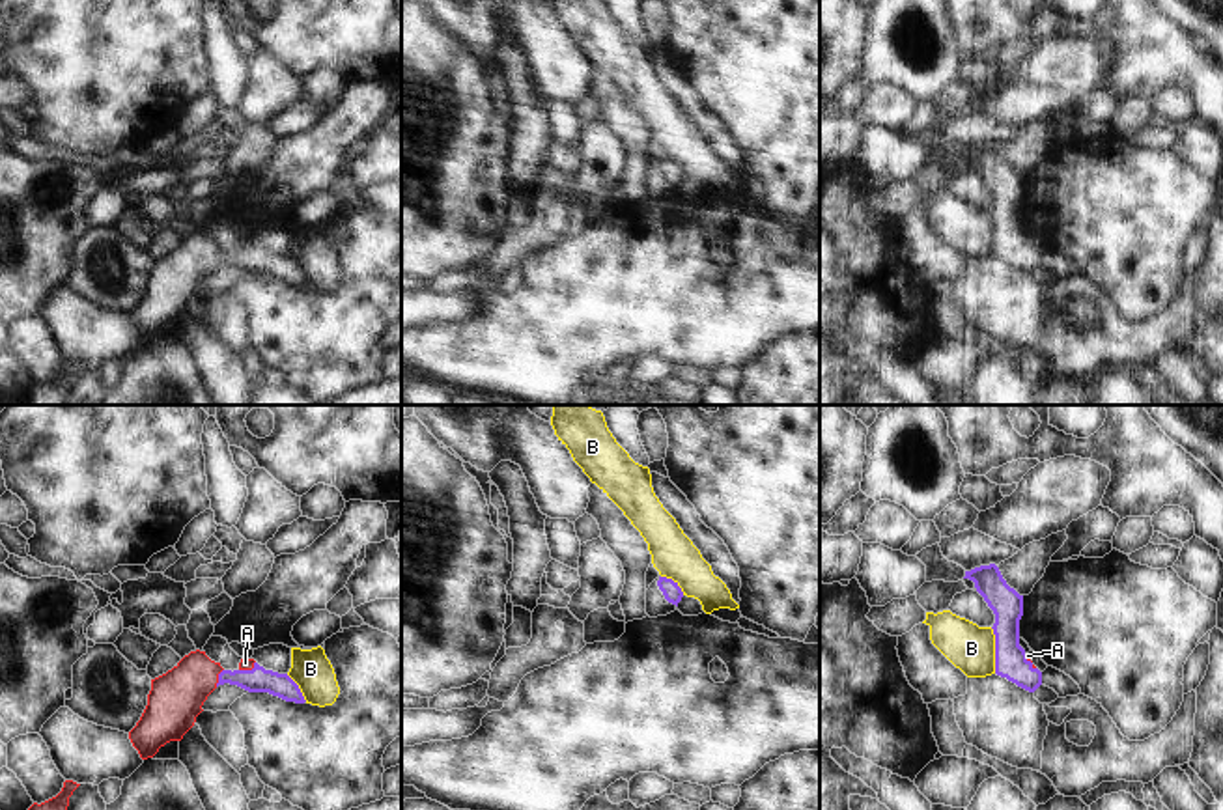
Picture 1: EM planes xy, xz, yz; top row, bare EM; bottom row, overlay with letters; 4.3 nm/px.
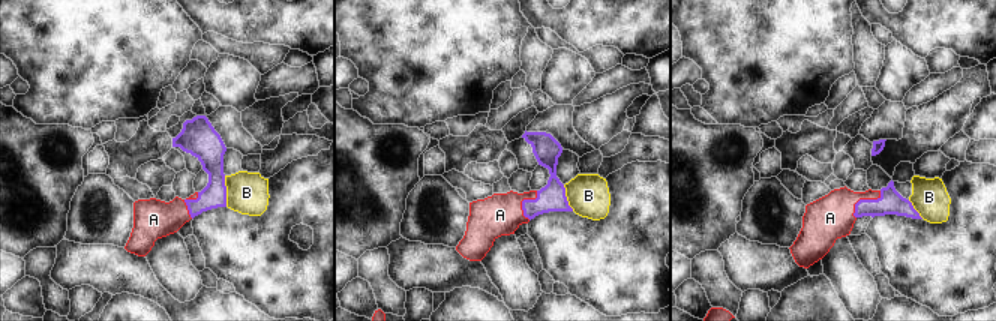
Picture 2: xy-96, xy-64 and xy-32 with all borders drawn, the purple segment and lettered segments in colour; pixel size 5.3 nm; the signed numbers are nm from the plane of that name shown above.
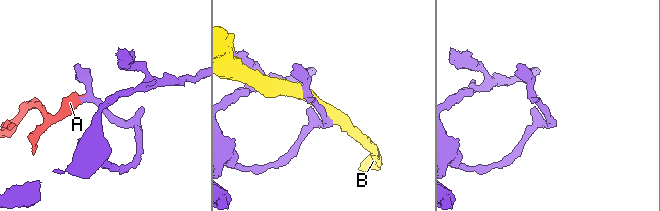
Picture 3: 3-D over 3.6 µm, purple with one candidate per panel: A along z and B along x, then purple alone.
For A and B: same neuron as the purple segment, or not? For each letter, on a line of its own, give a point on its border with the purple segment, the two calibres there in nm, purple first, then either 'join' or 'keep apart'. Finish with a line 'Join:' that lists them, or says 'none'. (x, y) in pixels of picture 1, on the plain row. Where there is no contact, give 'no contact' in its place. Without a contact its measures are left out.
A: meets purple in xy at (219, 260); 110 nm thick on the purple side, 240 nm on the other; join
B: meets purple in yz at (996, 232); 140 nm thick on the purple side, 200 nm on the other; keep apart
Join: A

